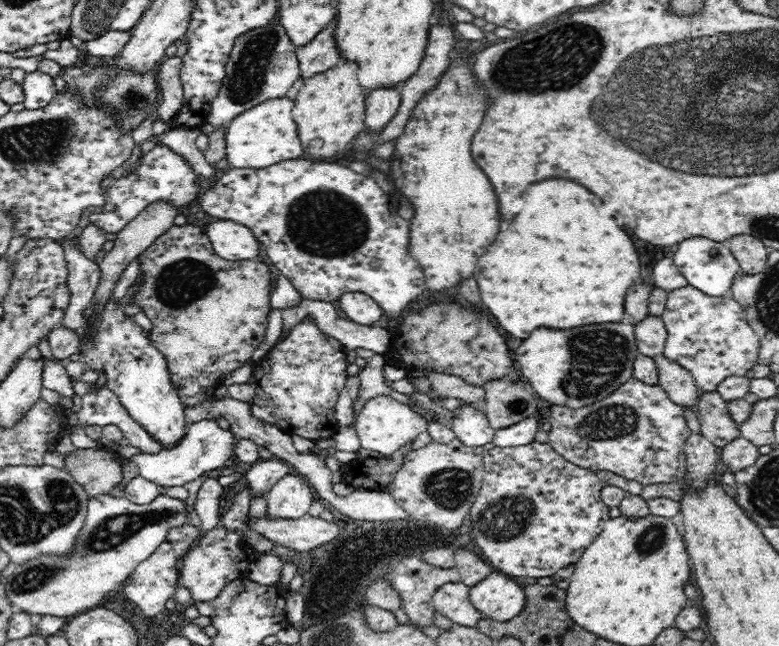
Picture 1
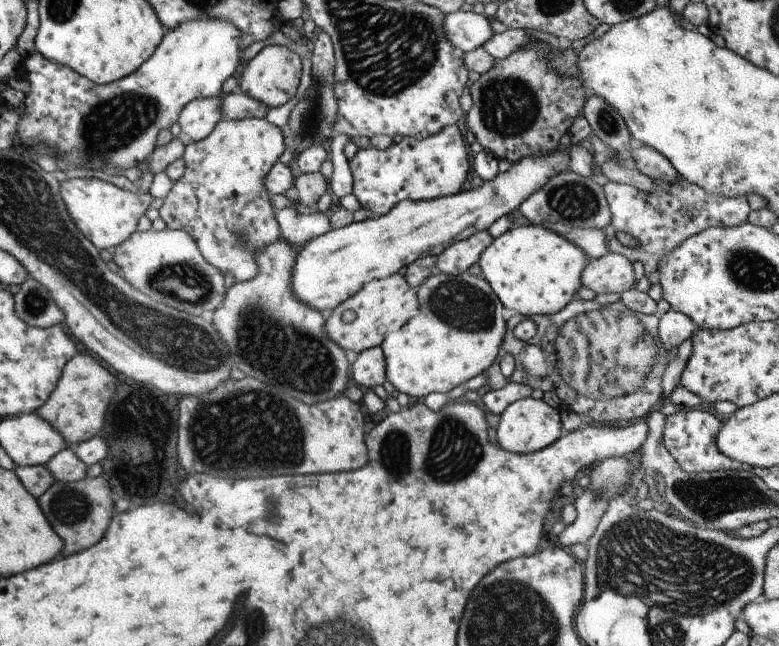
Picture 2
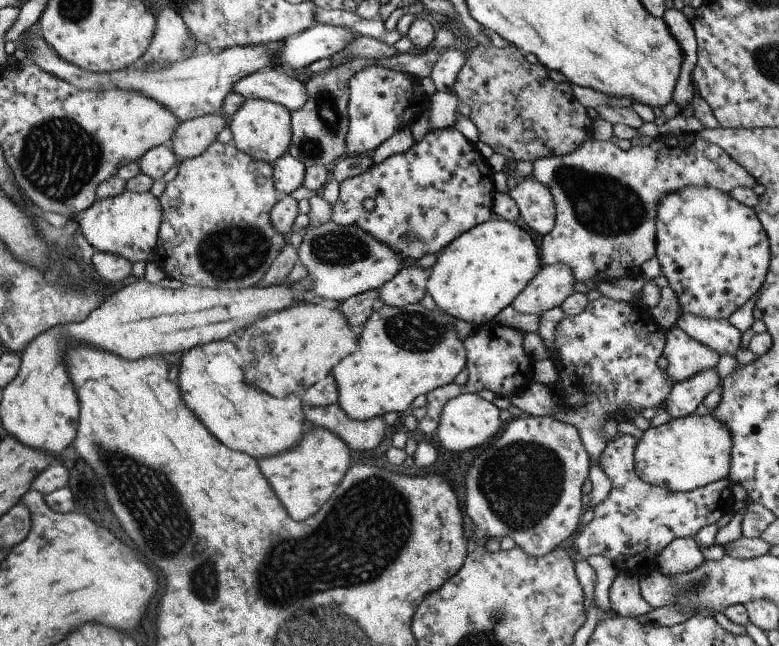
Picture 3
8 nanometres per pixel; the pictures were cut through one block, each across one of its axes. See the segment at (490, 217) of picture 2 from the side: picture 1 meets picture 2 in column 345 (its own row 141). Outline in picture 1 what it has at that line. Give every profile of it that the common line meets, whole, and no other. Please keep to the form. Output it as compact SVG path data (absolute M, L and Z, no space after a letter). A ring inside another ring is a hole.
M287 97L266 100L236 116L225 132L225 157L229 168L268 168L286 160L298 159L303 153L292 119L294 104Z

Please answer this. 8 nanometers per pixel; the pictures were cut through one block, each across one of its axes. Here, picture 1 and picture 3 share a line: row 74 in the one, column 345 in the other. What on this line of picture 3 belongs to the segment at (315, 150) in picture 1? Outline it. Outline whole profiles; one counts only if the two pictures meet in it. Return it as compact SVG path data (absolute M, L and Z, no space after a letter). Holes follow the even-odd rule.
M300 302L255 320L239 332L233 344L242 355L243 382L273 398L283 398L326 378L335 364L355 352L357 340L357 331L349 328L338 308Z

